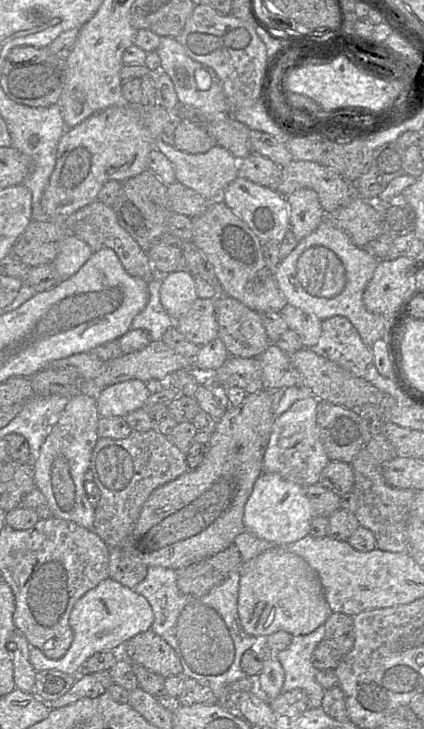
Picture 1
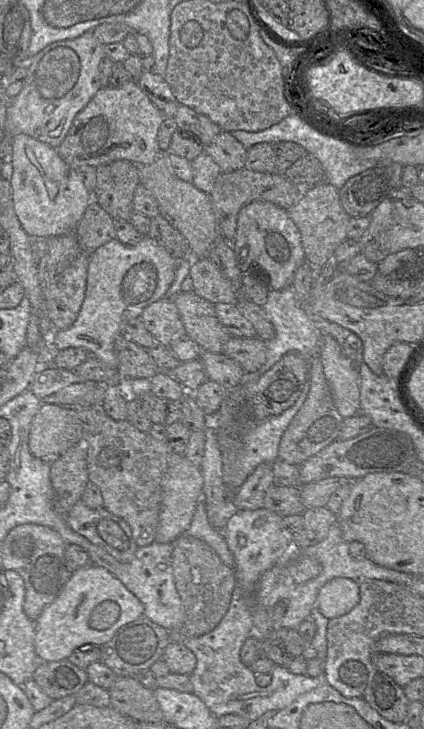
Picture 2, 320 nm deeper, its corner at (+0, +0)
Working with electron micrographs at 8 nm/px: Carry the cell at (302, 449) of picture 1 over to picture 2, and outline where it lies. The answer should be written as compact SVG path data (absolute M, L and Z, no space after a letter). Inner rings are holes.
M260 464L245 483L233 493L233 503L236 509L240 511L264 508L266 492L272 485L272 464Z

